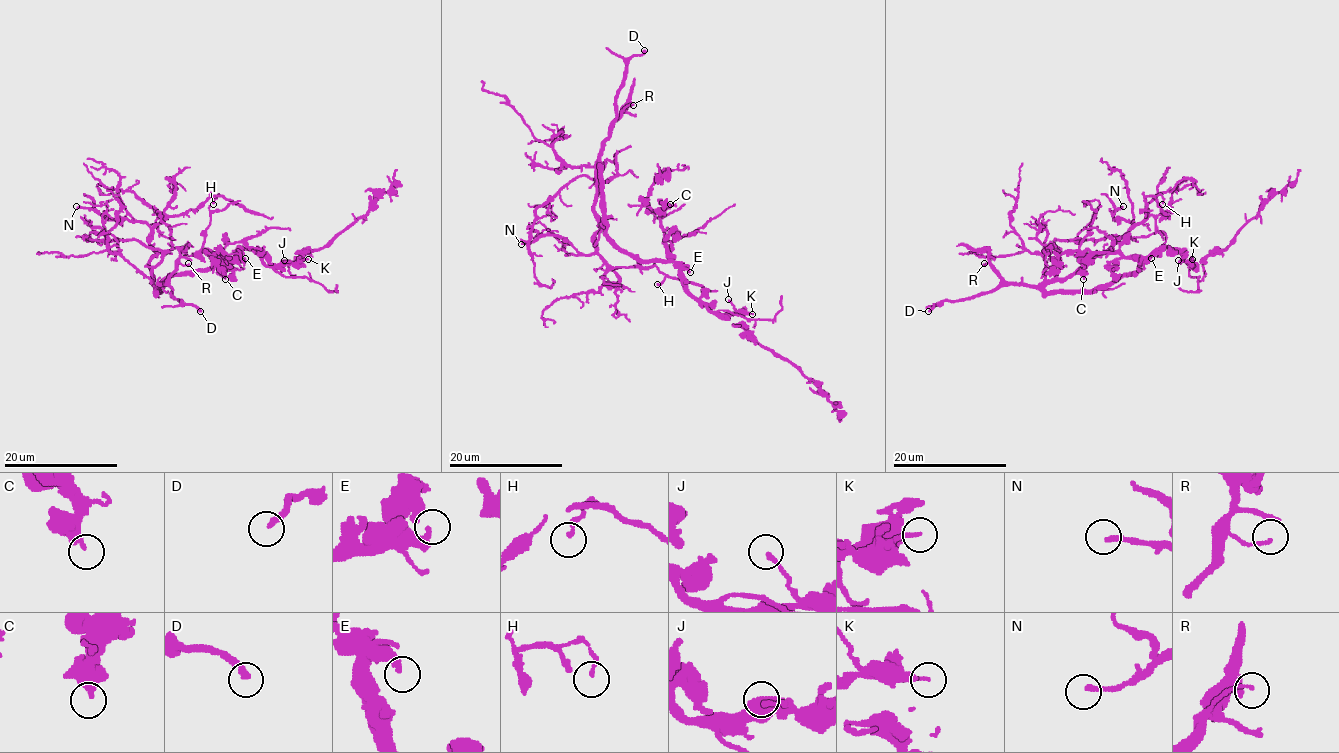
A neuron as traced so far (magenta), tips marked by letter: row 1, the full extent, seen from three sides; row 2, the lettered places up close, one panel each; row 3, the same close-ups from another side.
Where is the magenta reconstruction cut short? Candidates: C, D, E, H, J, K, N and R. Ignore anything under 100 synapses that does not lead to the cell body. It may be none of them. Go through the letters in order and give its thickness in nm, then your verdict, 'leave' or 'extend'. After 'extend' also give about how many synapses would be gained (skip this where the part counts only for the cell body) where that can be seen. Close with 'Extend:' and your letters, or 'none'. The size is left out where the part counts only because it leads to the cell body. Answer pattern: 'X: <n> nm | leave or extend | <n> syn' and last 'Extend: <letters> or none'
C: 320 nm | leave
D: 220 nm | extend
E: 240 nm | leave
H: 160 nm | leave
J: 190 nm | leave
K: 170 nm | leave
N: 190 nm | leave
R: 120 nm | leave
Extend: D

